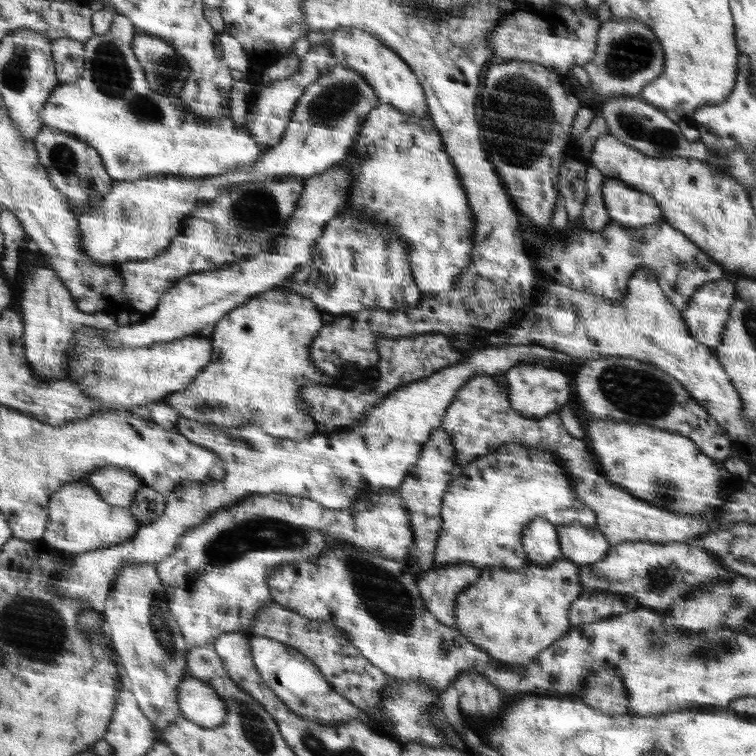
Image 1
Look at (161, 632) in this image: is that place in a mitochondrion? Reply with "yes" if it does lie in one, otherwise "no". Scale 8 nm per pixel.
yes

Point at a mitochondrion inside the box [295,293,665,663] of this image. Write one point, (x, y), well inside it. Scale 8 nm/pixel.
(380, 593)

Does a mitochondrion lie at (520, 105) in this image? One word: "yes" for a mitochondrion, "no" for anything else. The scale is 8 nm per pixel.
yes

